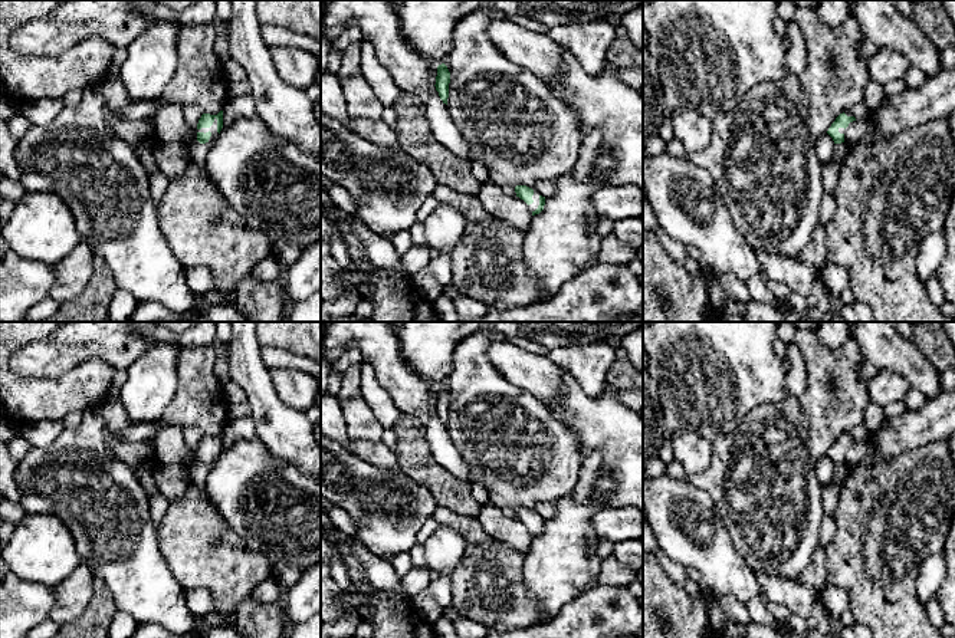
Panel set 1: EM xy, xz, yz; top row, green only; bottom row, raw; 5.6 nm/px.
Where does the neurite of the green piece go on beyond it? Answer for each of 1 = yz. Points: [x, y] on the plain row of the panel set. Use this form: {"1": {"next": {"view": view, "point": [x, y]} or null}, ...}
{"1": {"next": null}}

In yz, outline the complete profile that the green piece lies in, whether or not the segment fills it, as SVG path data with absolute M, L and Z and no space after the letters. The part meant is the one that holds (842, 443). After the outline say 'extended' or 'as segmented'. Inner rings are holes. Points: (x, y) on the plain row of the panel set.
M844 434L840 435L828 450L827 456L833 460L834 466L844 464L844 456L840 456L840 450L847 450L850 444L856 443L854 438L847 438Z | as segmented

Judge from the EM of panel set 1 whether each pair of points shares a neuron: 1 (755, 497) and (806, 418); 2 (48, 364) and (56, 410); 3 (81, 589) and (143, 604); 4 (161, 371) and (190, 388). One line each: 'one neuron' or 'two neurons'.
1: one neuron
2: two neurons
3: two neurons
4: two neurons

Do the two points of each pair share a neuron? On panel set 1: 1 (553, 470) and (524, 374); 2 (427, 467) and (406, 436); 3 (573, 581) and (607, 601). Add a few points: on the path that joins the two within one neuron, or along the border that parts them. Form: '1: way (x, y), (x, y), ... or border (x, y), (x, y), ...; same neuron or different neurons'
1: border (501, 374), (535, 395), (548, 408); different neurons
2: way (420, 460), (412, 450), (412, 443); same neuron
3: border (597, 584), (561, 608); different neurons

